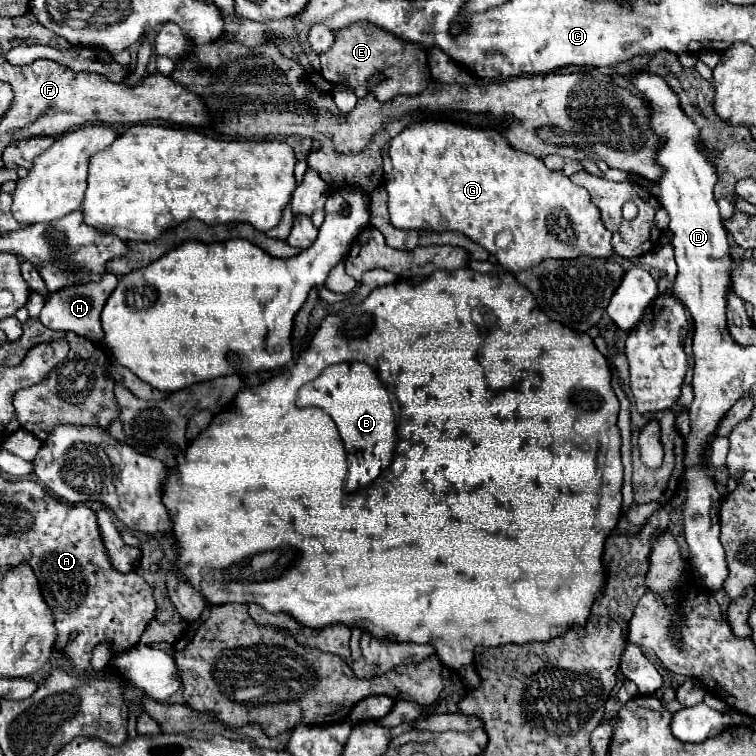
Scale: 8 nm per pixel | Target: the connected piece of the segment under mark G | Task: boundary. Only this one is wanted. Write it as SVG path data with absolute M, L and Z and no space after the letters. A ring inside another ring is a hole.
M426 120L426 122L418 122L406 130L402 130L396 138L390 140L388 146L382 148L382 156L384 156L384 178L386 178L386 192L388 192L388 210L390 210L390 222L396 226L396 228L404 228L404 230L436 230L436 232L444 232L444 230L458 230L462 234L466 234L468 238L472 238L476 244L480 244L482 248L486 248L490 254L494 254L498 258L498 262L510 270L510 272L520 272L520 270L526 270L526 268L532 268L532 266L538 266L542 260L548 260L548 258L576 258L576 256L592 256L592 258L610 258L614 256L614 250L612 250L612 234L604 228L602 220L600 220L600 212L598 208L592 204L590 200L590 194L588 190L576 186L570 182L570 178L566 178L562 172L554 172L554 170L548 170L544 166L542 160L530 156L530 154L524 154L524 152L518 152L514 148L510 148L510 144L500 136L500 132L496 130L472 130L472 128L464 128L464 126L458 126L458 124L450 124L446 120ZM502 230L512 230L514 234L514 240L508 248L498 248L494 238L498 232Z

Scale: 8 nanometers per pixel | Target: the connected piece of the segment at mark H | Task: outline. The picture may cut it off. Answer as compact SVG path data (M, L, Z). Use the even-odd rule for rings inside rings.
M108 272L108 274L104 274L104 278L100 278L100 282L66 286L60 292L52 292L52 294L48 294L48 300L40 312L40 322L50 330L64 330L64 332L70 330L70 332L76 332L78 336L84 336L84 338L100 344L102 336L104 336L104 328L100 326L100 310L104 308L104 302L108 300L108 294L112 294L116 284L118 284L118 276Z

